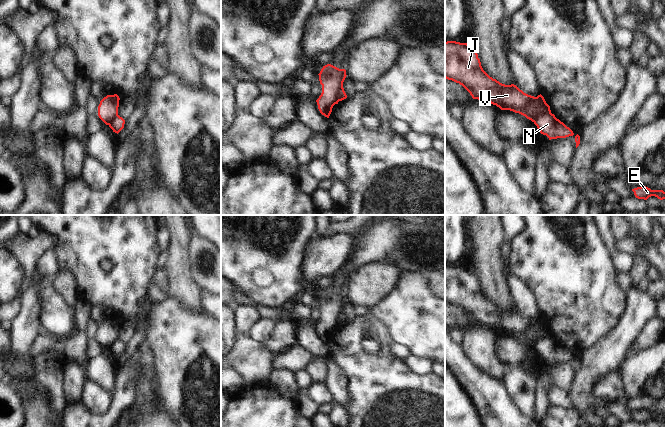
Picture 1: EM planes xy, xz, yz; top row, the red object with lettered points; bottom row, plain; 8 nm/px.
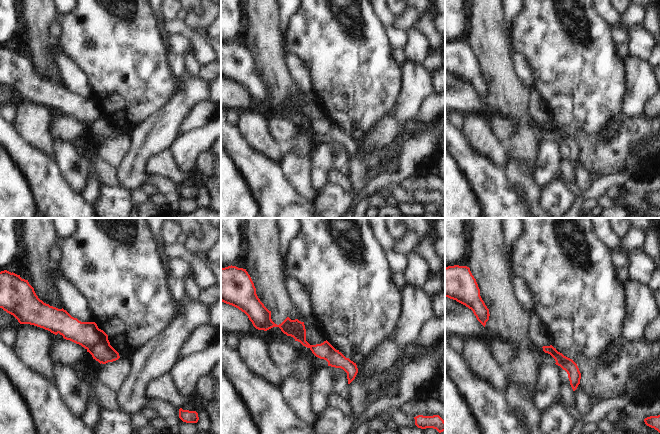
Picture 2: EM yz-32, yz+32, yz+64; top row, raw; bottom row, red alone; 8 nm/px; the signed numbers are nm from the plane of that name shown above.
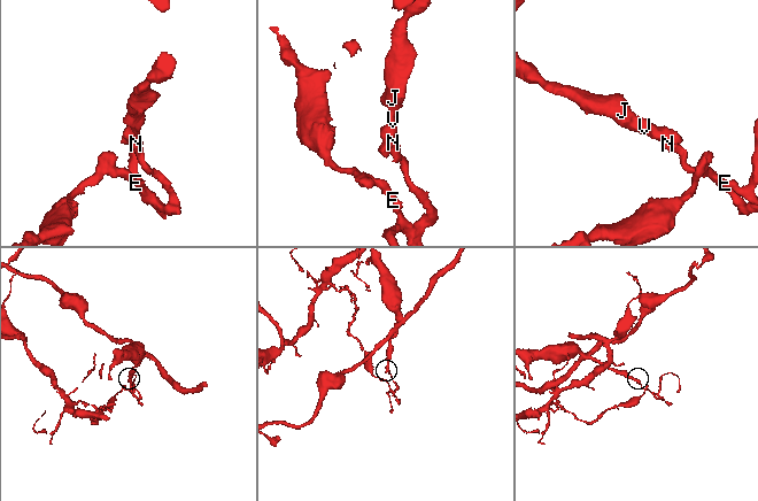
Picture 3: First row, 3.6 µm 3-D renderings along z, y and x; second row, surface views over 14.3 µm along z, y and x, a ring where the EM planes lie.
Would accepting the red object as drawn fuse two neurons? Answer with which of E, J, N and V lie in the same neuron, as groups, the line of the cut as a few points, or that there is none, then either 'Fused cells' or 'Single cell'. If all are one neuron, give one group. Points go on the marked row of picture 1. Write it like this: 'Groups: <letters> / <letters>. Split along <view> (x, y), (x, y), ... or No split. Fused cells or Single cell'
Groups: E N / J V. Split along yz (550, 112), (540, 114), (533, 121). Fused cells.

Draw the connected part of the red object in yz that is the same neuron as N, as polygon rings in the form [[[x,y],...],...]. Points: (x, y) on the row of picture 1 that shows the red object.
[[[550,112],[537,117],[534,124],[537,126],[540,133],[546,135],[549,140],[566,138],[574,135],[573,131],[569,127]]]

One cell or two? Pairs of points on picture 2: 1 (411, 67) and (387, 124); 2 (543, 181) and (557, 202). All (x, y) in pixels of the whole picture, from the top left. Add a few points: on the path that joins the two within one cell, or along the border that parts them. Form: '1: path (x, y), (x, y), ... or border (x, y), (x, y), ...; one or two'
1: path (411, 81), (411, 96), (401, 110); one
2: border (554, 179), (541, 191); two

